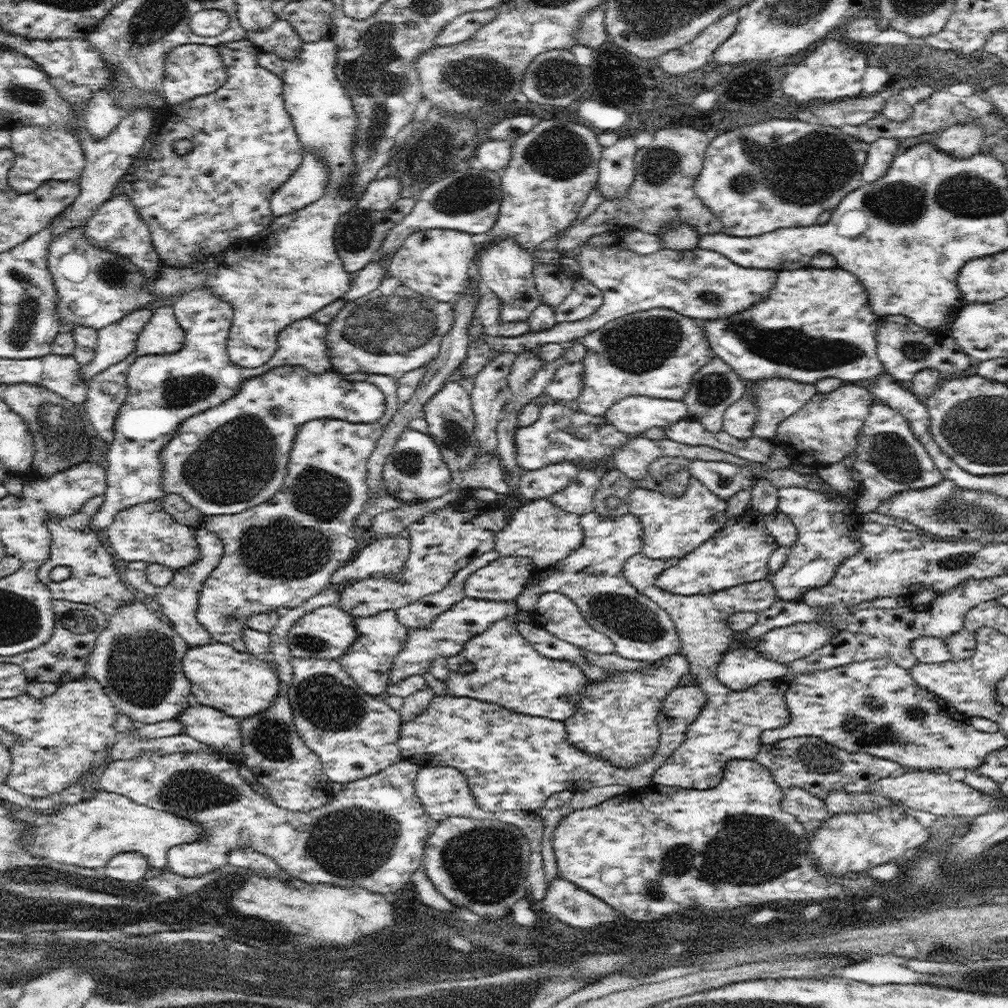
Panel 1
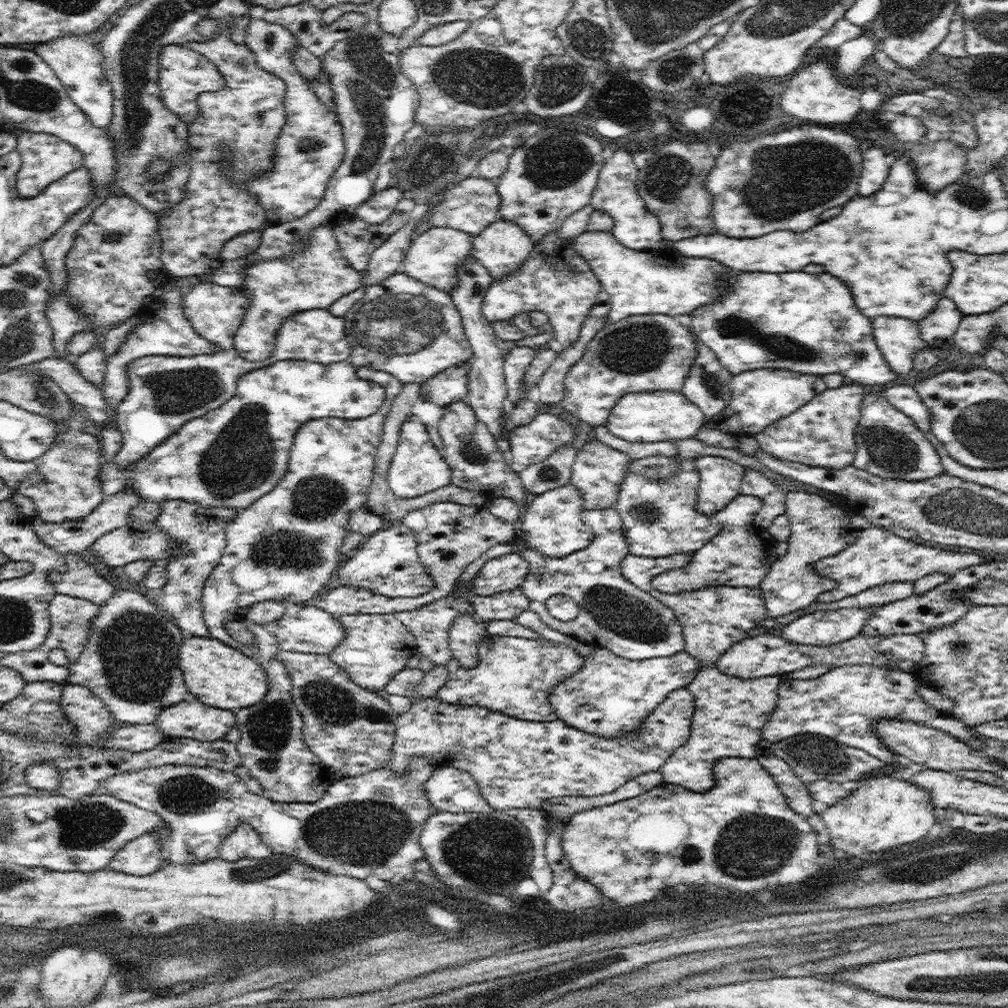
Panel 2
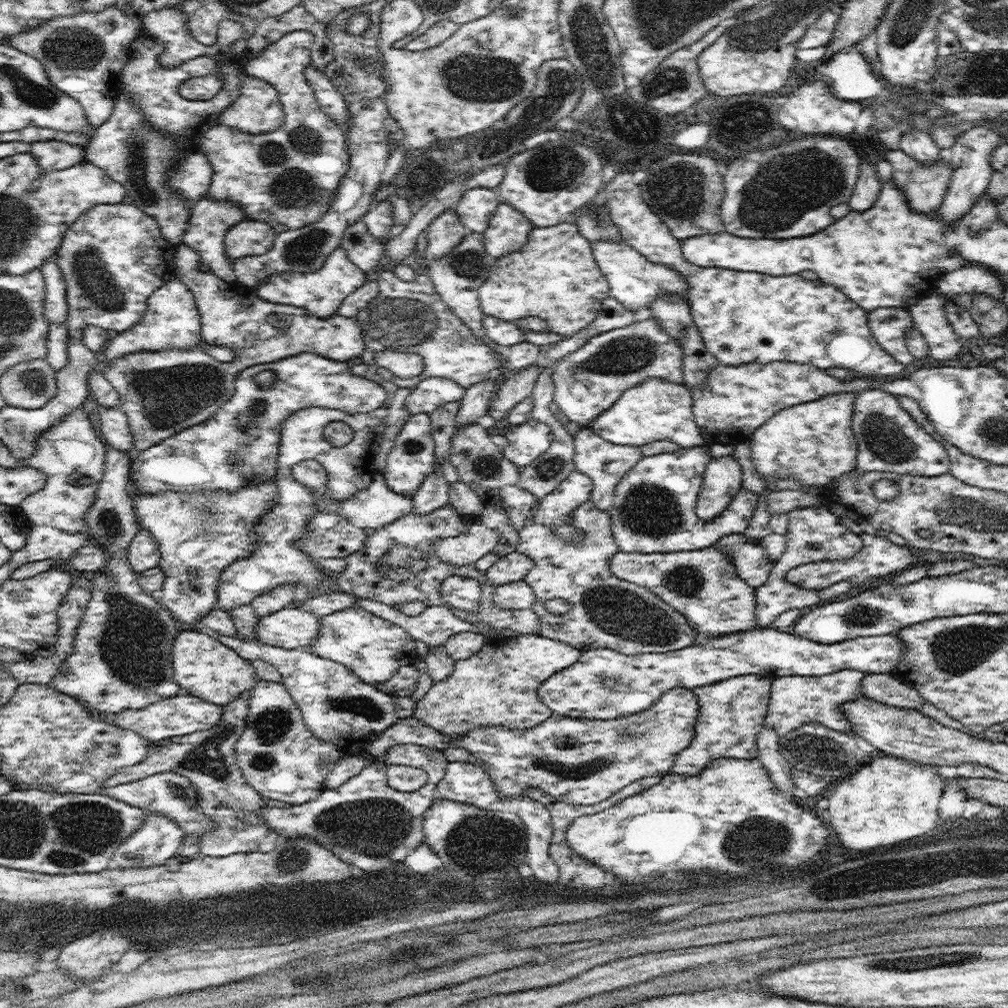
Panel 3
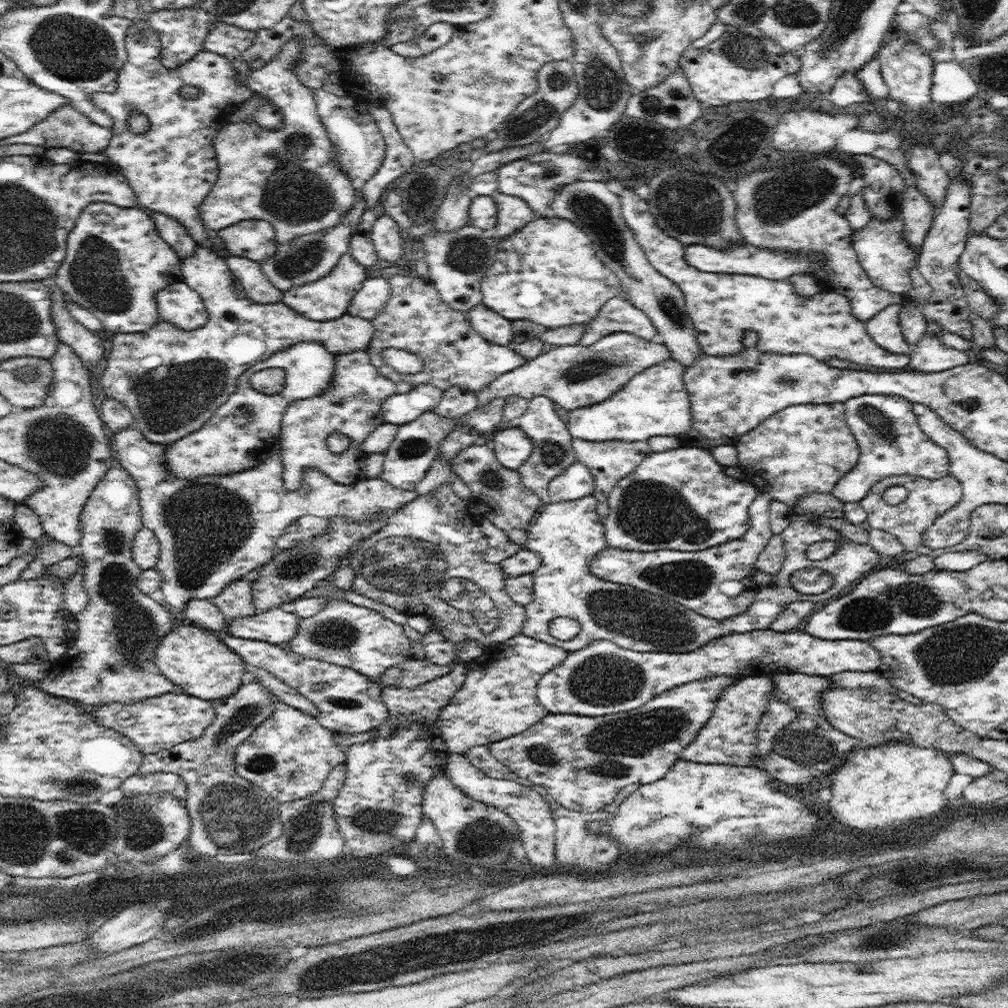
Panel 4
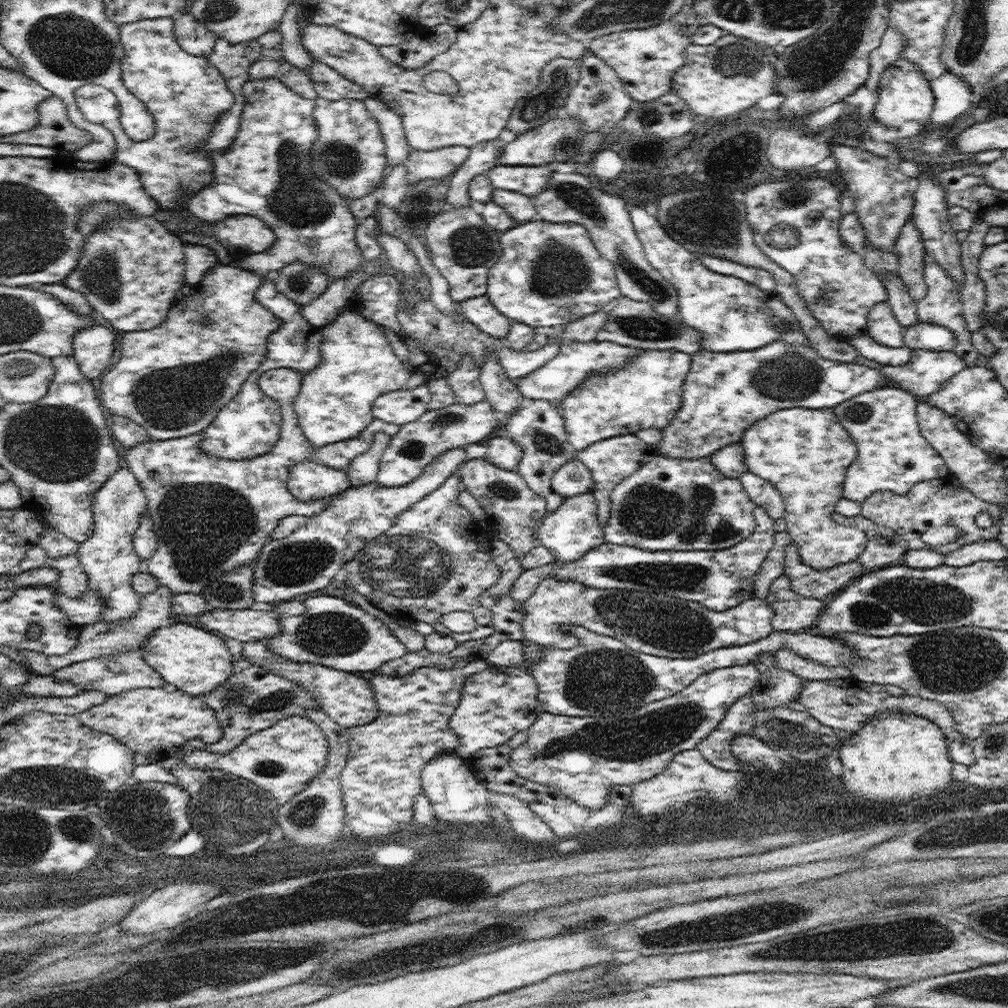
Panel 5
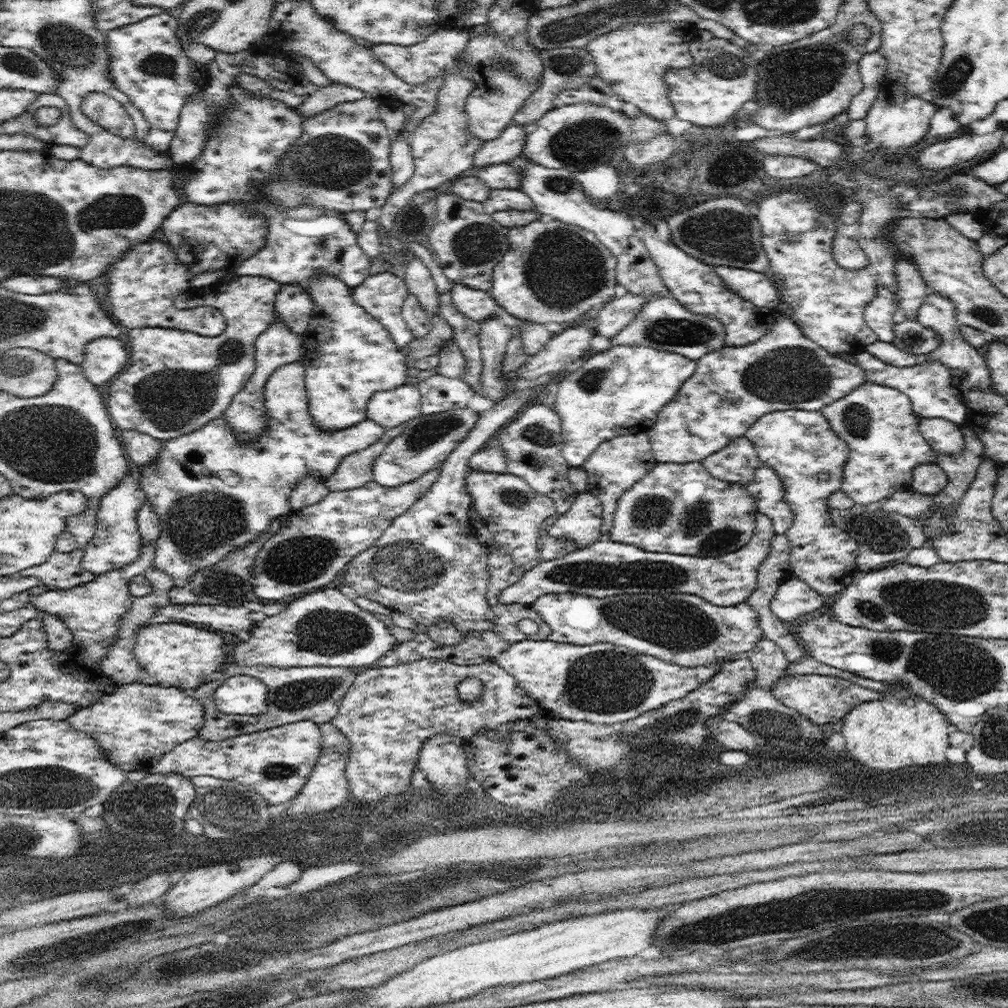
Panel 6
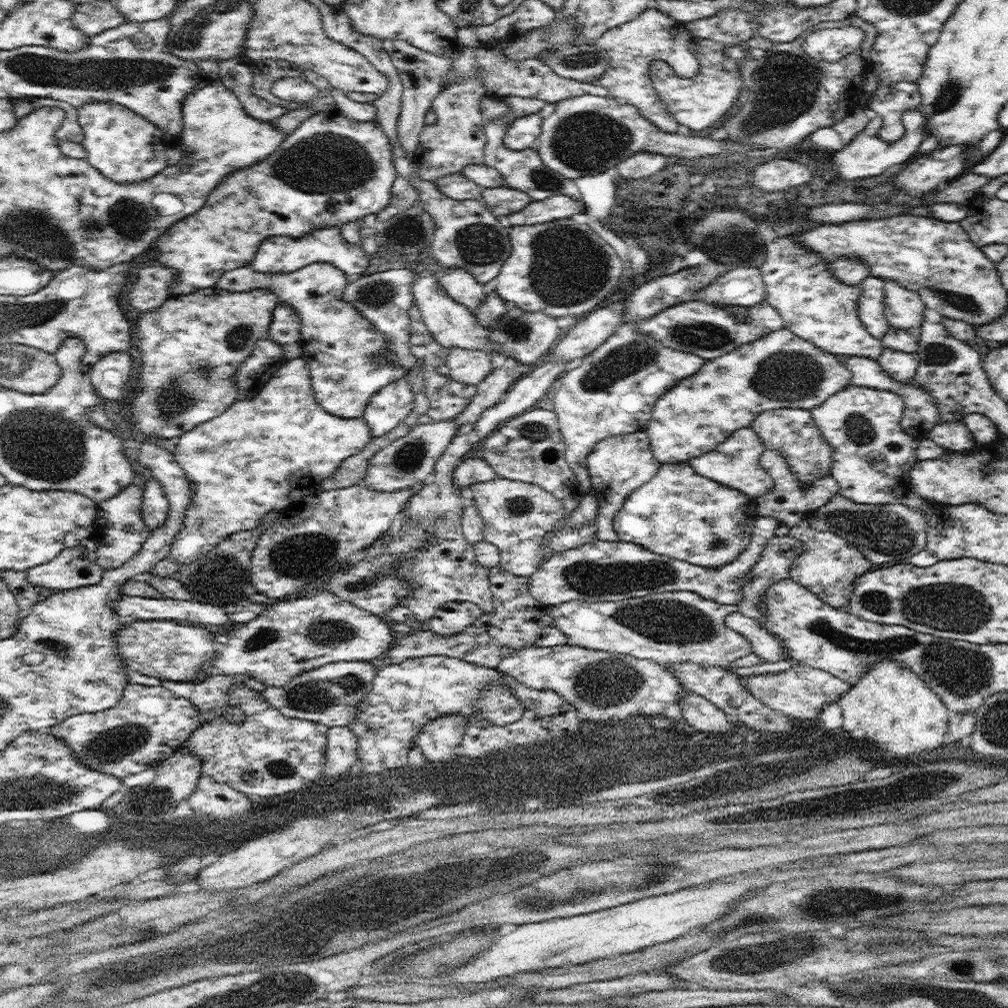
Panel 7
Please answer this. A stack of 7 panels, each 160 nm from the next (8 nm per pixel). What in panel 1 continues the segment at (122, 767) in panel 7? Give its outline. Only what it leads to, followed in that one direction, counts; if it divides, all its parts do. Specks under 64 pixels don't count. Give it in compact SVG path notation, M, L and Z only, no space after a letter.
M200 703L198 706L185 708L177 719L183 724L184 733L189 737L204 743L206 748L219 754L230 753L236 764L243 762L239 720Z

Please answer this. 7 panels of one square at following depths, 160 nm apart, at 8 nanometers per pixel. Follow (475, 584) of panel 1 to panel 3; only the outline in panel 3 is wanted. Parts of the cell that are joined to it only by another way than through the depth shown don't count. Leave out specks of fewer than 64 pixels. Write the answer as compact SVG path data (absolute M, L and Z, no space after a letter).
M516 550L503 554L485 573L488 582L498 586L522 580L533 566L534 561L529 556Z

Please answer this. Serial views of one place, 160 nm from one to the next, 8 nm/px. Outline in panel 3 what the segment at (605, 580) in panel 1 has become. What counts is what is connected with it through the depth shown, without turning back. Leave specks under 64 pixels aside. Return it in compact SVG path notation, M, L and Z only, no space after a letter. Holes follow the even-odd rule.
M588 499L572 510L569 518L566 518L562 524L579 528L583 532L583 539L581 541L564 540L549 526L531 521L517 534L519 537L517 551L534 561L532 570L523 579L532 587L536 597L532 610L540 621L540 636L565 642L584 651L607 648L620 651L625 655L661 653L694 645L696 632L683 614L664 602L657 594L634 583L620 580L612 574L609 560L619 551L619 548L612 536L611 518L607 511L598 510L592 500ZM553 598L567 600L569 609L566 614L554 614L547 609L545 603Z

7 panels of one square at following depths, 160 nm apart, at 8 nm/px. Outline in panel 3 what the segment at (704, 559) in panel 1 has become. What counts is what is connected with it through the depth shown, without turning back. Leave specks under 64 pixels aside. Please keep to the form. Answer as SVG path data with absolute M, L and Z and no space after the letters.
M729 534L713 544L714 547L720 545L729 550L727 553L733 560L738 576L752 588L757 589L768 580L774 561L770 560L760 539L748 542L743 534Z

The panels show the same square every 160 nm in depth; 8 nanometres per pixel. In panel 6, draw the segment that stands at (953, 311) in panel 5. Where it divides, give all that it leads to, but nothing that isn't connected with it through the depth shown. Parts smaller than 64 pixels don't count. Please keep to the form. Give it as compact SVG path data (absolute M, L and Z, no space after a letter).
M930 292L922 306L920 306L916 317L922 326L930 328L940 337L940 348L930 352L924 358L930 359L930 361L938 361L938 363L942 363L950 369L952 384L954 384L954 388L958 389L962 401L966 397L966 393L972 389L980 389L980 391L984 392L994 390L983 351L976 350L968 345L964 337L962 337L956 309L952 302L949 301L949 298L937 292Z

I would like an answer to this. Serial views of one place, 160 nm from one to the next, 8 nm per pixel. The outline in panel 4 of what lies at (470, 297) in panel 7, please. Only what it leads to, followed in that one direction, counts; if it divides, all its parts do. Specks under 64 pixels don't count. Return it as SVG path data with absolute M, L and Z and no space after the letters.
M484 303L473 306L467 315L480 337L499 346L511 346L514 332L508 318L500 316Z

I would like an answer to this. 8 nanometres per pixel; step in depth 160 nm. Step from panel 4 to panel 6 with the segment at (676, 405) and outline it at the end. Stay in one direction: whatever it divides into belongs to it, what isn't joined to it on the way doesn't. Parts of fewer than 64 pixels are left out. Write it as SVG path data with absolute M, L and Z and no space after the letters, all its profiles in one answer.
M612 346L609 350L597 352L590 355L590 358L583 362L583 366L566 373L554 387L556 395L555 408L561 420L561 431L563 434L563 457L569 466L582 466L584 461L598 448L601 442L616 438L616 436L626 436L631 434L644 433L649 431L657 419L658 413L664 409L668 402L672 402L672 398L676 398L676 394L680 391L681 386L694 374L697 368L697 362L680 354L668 353L666 350L656 350L650 346Z

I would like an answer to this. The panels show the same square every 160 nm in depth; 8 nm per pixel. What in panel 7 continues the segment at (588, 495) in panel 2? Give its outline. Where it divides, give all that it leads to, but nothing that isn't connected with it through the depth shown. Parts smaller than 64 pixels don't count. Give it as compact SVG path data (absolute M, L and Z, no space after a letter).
M645 431L617 434L599 440L586 459L592 494L597 498L599 511L596 536L600 540L616 542L619 536L613 527L614 517L626 502L627 496L656 476L661 462L654 458L648 435Z

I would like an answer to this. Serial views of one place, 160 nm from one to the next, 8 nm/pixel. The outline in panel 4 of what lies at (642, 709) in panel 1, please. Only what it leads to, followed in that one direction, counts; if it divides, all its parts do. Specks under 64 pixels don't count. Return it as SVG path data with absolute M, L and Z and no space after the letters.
M768 628L734 633L707 642L694 652L682 654L635 651L608 640L592 641L582 650L568 653L558 666L538 681L537 699L549 713L602 717L632 712L665 690L710 677L774 677L780 673L828 677L844 670L876 671L880 661L878 651L869 641L826 640L810 636L801 628L787 632Z

